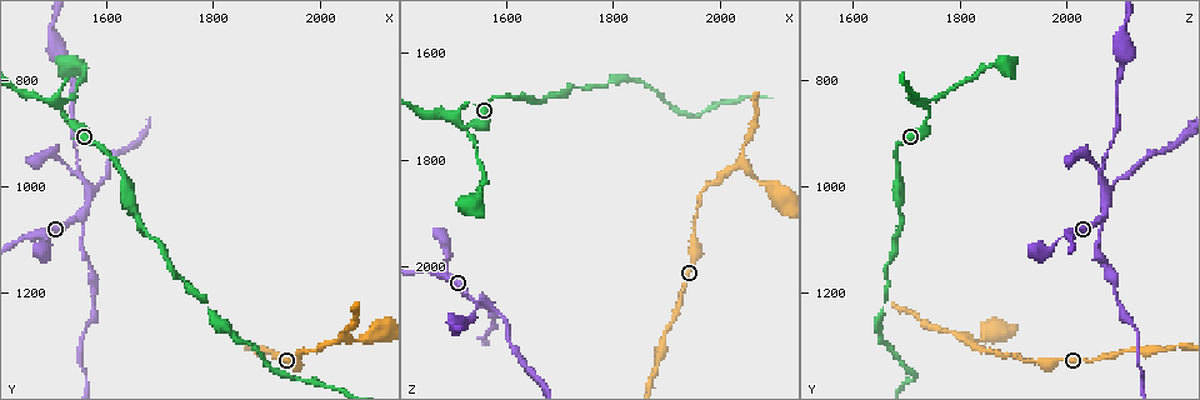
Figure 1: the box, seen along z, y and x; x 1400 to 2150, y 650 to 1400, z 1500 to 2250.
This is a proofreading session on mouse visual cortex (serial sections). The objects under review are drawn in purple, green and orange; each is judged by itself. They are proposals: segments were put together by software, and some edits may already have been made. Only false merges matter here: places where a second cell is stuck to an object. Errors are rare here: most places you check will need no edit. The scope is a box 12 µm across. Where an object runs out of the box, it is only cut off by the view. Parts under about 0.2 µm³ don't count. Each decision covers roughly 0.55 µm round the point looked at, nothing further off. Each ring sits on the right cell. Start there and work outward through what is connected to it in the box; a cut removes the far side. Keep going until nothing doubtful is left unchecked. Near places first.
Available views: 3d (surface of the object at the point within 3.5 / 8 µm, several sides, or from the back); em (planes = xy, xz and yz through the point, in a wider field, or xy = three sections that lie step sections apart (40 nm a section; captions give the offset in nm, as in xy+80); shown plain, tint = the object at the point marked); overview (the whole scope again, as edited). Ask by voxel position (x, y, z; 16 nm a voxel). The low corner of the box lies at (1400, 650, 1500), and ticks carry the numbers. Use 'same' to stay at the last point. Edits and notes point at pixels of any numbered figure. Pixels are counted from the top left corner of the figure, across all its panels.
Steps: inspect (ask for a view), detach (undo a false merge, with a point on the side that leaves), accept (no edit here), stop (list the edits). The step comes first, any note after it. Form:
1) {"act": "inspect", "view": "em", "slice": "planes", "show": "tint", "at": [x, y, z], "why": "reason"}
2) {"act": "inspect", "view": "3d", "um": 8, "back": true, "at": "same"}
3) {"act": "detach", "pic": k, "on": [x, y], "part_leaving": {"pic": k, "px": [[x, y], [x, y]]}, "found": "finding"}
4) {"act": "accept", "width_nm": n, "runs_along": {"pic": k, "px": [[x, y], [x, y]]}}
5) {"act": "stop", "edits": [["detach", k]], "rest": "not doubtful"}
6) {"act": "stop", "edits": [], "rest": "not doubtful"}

{"act": "inspect", "view": "3d", "um": 3.5, "at": [1545, 1055, 2065]}

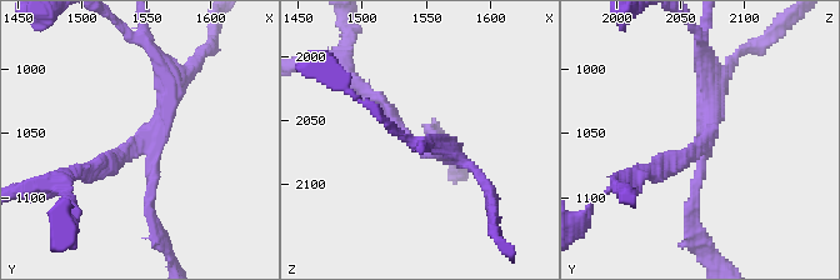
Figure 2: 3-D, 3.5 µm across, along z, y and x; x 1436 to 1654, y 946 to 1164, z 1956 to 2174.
{"act": "detach", "pic": 2, "on": [695, 200], "found": "a second cell is stuck on"}

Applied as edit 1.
{"act": "inspect", "view": "overview"}

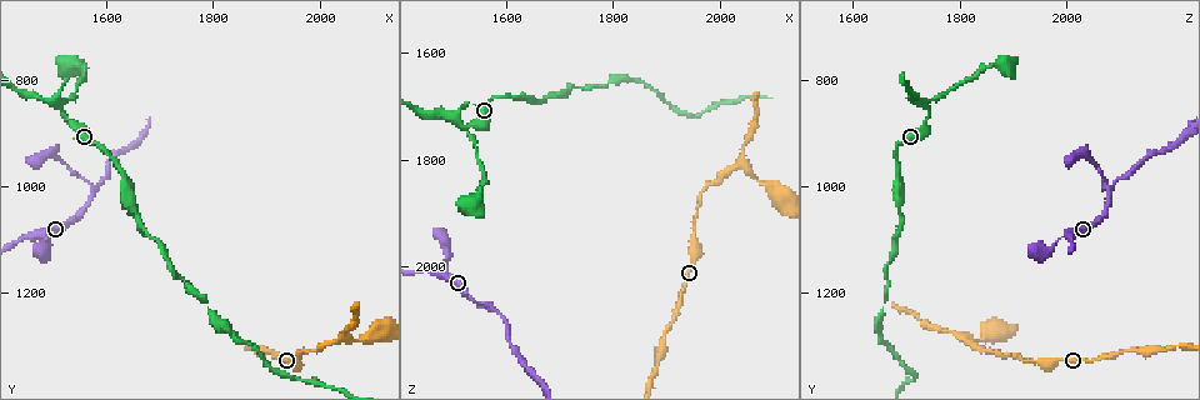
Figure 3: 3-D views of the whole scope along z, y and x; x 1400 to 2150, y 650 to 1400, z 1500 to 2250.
{"act": "inspect", "view": "3d", "um": 8, "at": [1570, 1015, 2080], "why": "sharp bend"}

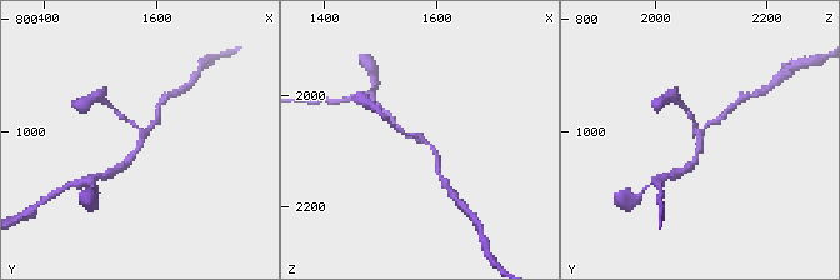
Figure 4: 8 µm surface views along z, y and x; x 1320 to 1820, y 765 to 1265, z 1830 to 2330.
{"act": "inspect", "view": "em", "slice": "xy", "step": 5, "show": "tint", "at": [1575, 1005, 2080], "why": "shape alone is not enough"}

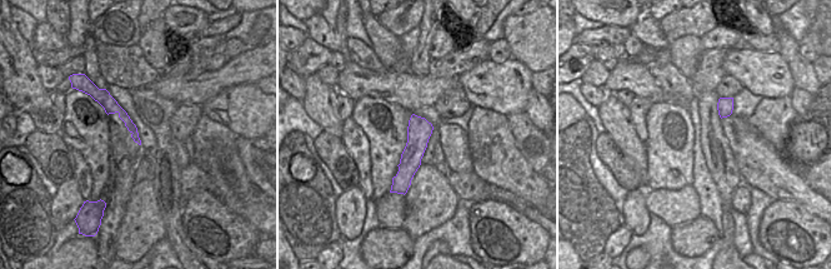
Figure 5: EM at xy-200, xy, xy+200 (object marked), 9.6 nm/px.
{"act": "accept", "width_nm": 240, "runs_along": {"pic": 5, "px": [[414, 118], [415, 149], [405, 185]]}, "found": "continuous, no second cell"}

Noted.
{"act": "inspect", "view": "3d", "um": 8, "back": true, "at": [1515, 850, 1735], "why": "three arms meet"}

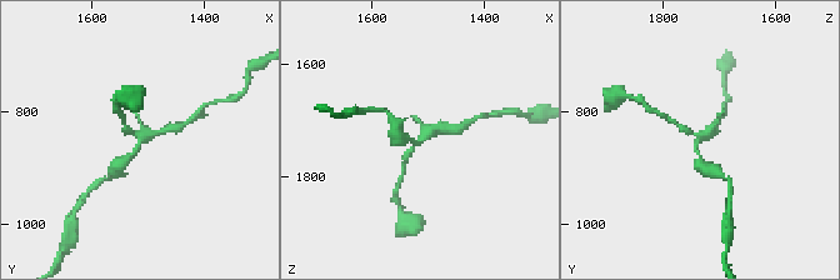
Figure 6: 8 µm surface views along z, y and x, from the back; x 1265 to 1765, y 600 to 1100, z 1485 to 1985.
{"act": "inspect", "view": "em", "slice": "xy", "step": 3, "show": "tint", "at": [1515, 845, 1735], "why": "shape alone is not enough"}

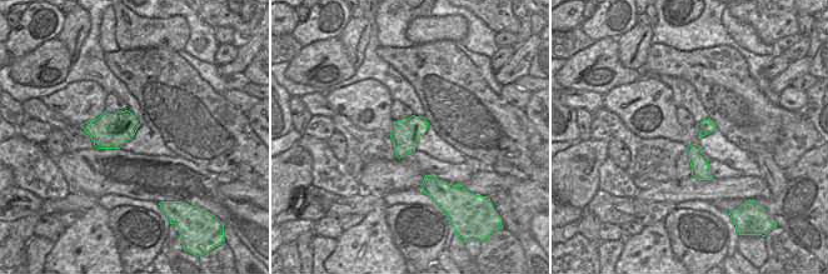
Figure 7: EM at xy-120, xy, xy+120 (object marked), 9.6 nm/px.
{"act": "accept", "runs_along": {"pic": 6, "px": [[119, 166], [139, 141], [124, 123]]}, "found": "continuous, no second cell"}

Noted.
{"act": "inspect", "view": "3d", "um": 3.5, "at": [2050, 1285, 1815], "why": "abrupt turn"}

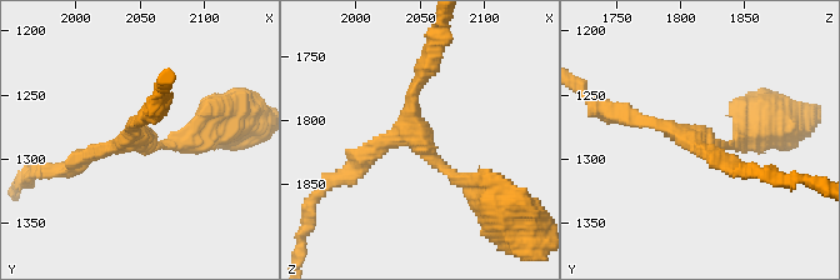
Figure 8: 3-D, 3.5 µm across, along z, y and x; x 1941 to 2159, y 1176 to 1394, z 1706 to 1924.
{"act": "inspect", "view": "em", "slice": "xy", "step": 5, "show": "tint", "at": [2050, 1286, 1816]}

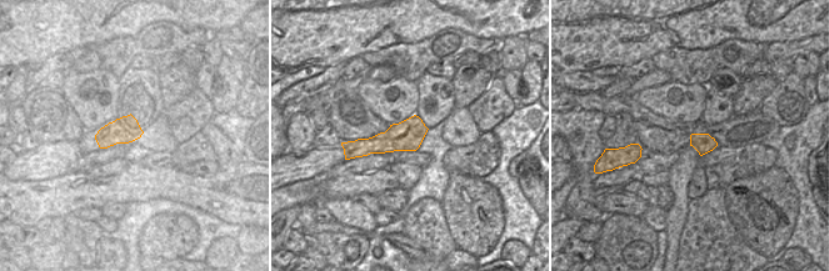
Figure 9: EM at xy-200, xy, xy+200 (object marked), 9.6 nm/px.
{"act": "accept", "found": "all the same cell"}

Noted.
{"act": "stop", "edits": [["detach", 2]], "rest": "not doubtful"}

